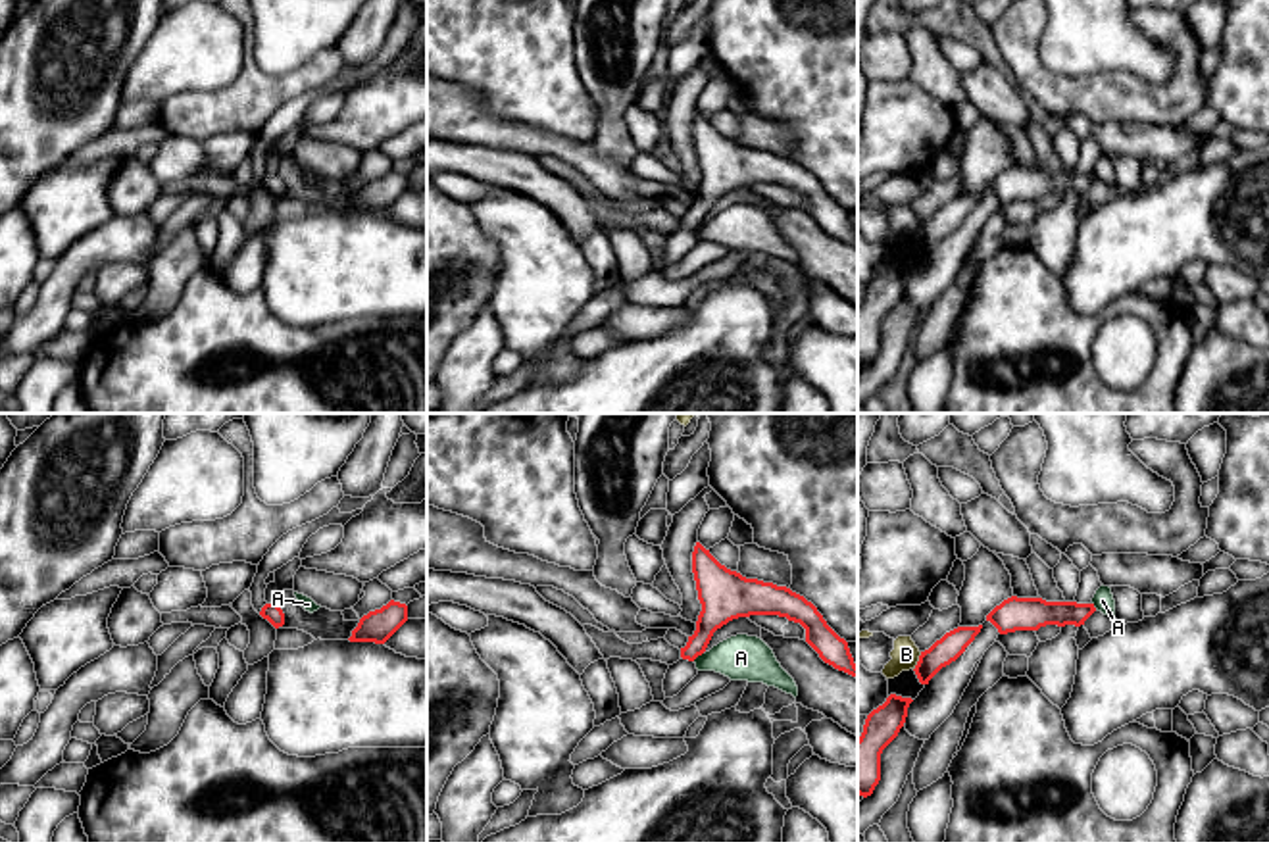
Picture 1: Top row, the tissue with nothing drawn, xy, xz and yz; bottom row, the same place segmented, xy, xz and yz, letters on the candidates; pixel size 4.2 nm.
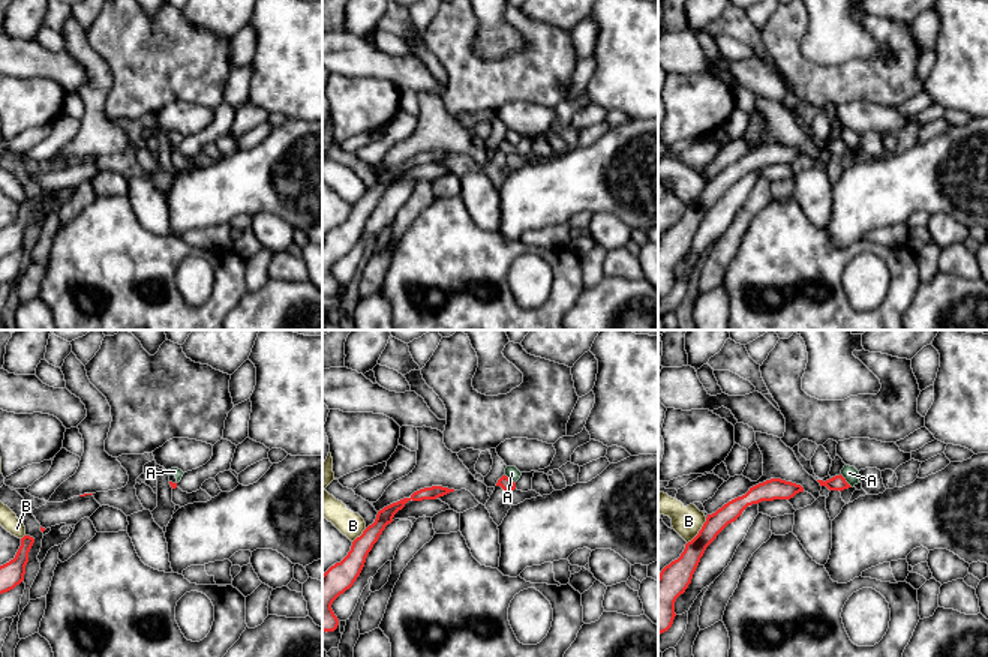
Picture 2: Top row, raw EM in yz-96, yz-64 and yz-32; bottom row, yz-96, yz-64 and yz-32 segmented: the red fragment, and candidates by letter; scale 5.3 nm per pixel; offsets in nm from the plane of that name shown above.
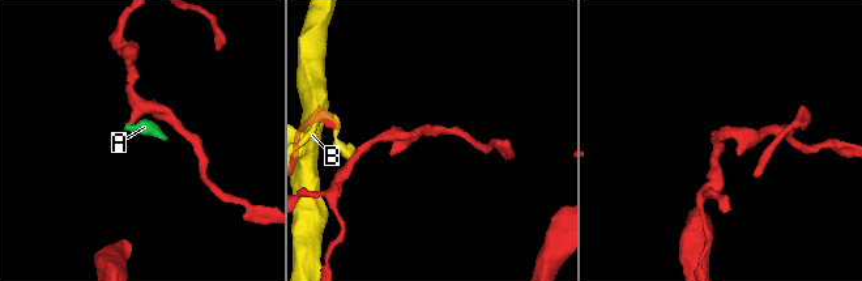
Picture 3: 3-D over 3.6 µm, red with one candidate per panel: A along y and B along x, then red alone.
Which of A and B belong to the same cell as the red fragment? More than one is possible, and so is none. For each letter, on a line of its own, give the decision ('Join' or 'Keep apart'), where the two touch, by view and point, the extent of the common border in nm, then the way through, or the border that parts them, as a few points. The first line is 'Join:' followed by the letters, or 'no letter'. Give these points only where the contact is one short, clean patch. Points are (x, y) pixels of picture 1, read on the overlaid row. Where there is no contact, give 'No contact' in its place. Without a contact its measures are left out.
Join: no letter
A: Keep apart. Touches red at xz (696, 656). Shared border 60 nm. Boundary: xz (702, 652), (693, 660)
B: Keep apart. Touches red at yz (918, 662). Shared border 90 nm

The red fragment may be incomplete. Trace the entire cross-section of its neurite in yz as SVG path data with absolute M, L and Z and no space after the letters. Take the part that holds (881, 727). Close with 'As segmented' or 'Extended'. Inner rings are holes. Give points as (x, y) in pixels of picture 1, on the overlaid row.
M890 694L873 709L858 738L858 794L867 798L881 780L881 754L898 736L913 700Z. As segmented

